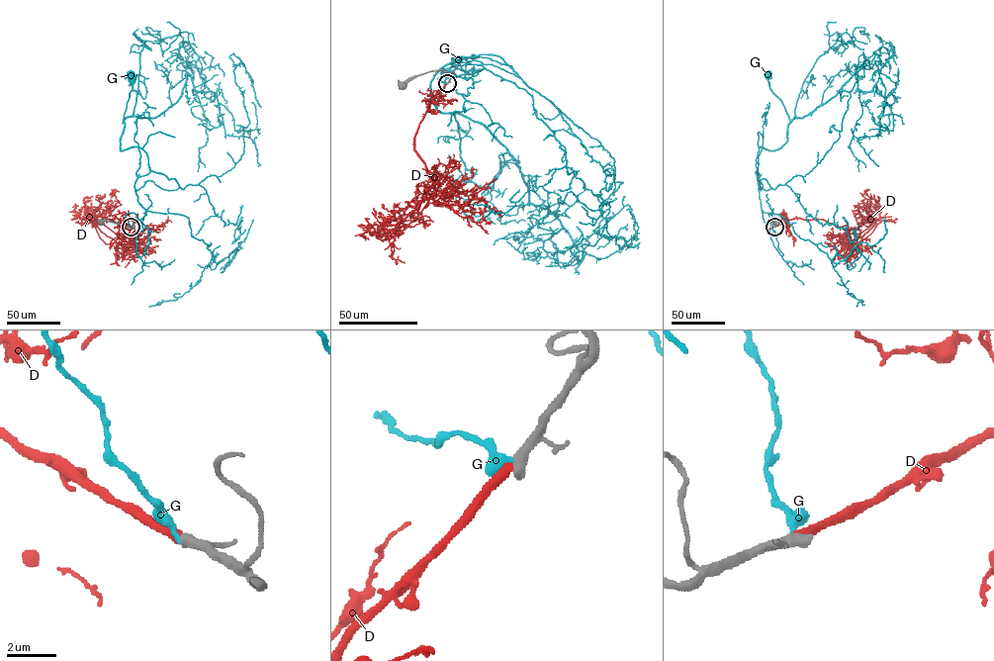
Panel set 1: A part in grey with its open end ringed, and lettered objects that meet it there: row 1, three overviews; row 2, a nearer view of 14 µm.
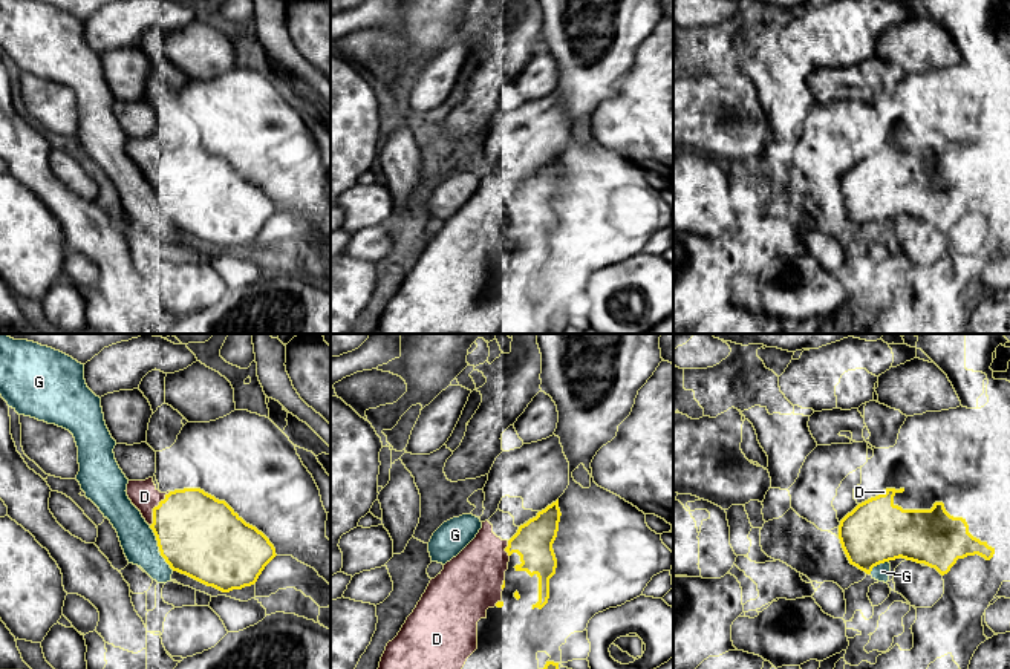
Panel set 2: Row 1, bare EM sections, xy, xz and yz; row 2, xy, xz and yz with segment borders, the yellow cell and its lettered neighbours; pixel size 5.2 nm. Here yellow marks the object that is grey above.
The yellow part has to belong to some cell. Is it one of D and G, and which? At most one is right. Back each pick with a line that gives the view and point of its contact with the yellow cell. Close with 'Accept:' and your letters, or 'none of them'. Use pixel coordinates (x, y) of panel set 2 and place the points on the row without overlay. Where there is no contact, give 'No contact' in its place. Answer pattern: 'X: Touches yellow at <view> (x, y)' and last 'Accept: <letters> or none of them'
D: Touches yellow at xy (153, 166)
Accept: D

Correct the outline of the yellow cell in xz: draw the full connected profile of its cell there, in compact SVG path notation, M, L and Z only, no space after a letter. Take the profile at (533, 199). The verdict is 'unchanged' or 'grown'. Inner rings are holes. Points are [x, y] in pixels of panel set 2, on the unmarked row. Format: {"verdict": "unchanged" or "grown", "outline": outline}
{"verdict": "grown", "outline": "M557 156L520 182L510 197L497 194L488 178L482 179L476 194L430 237L398 292L387 300L375 334L456 334L467 315L477 306L477 279L487 276L488 265L503 263L505 228L513 210L517 210L522 219L514 224L516 228L539 234L539 259L533 262L533 266L542 266L548 260L549 236L557 225L552 201L560 173Z"}

